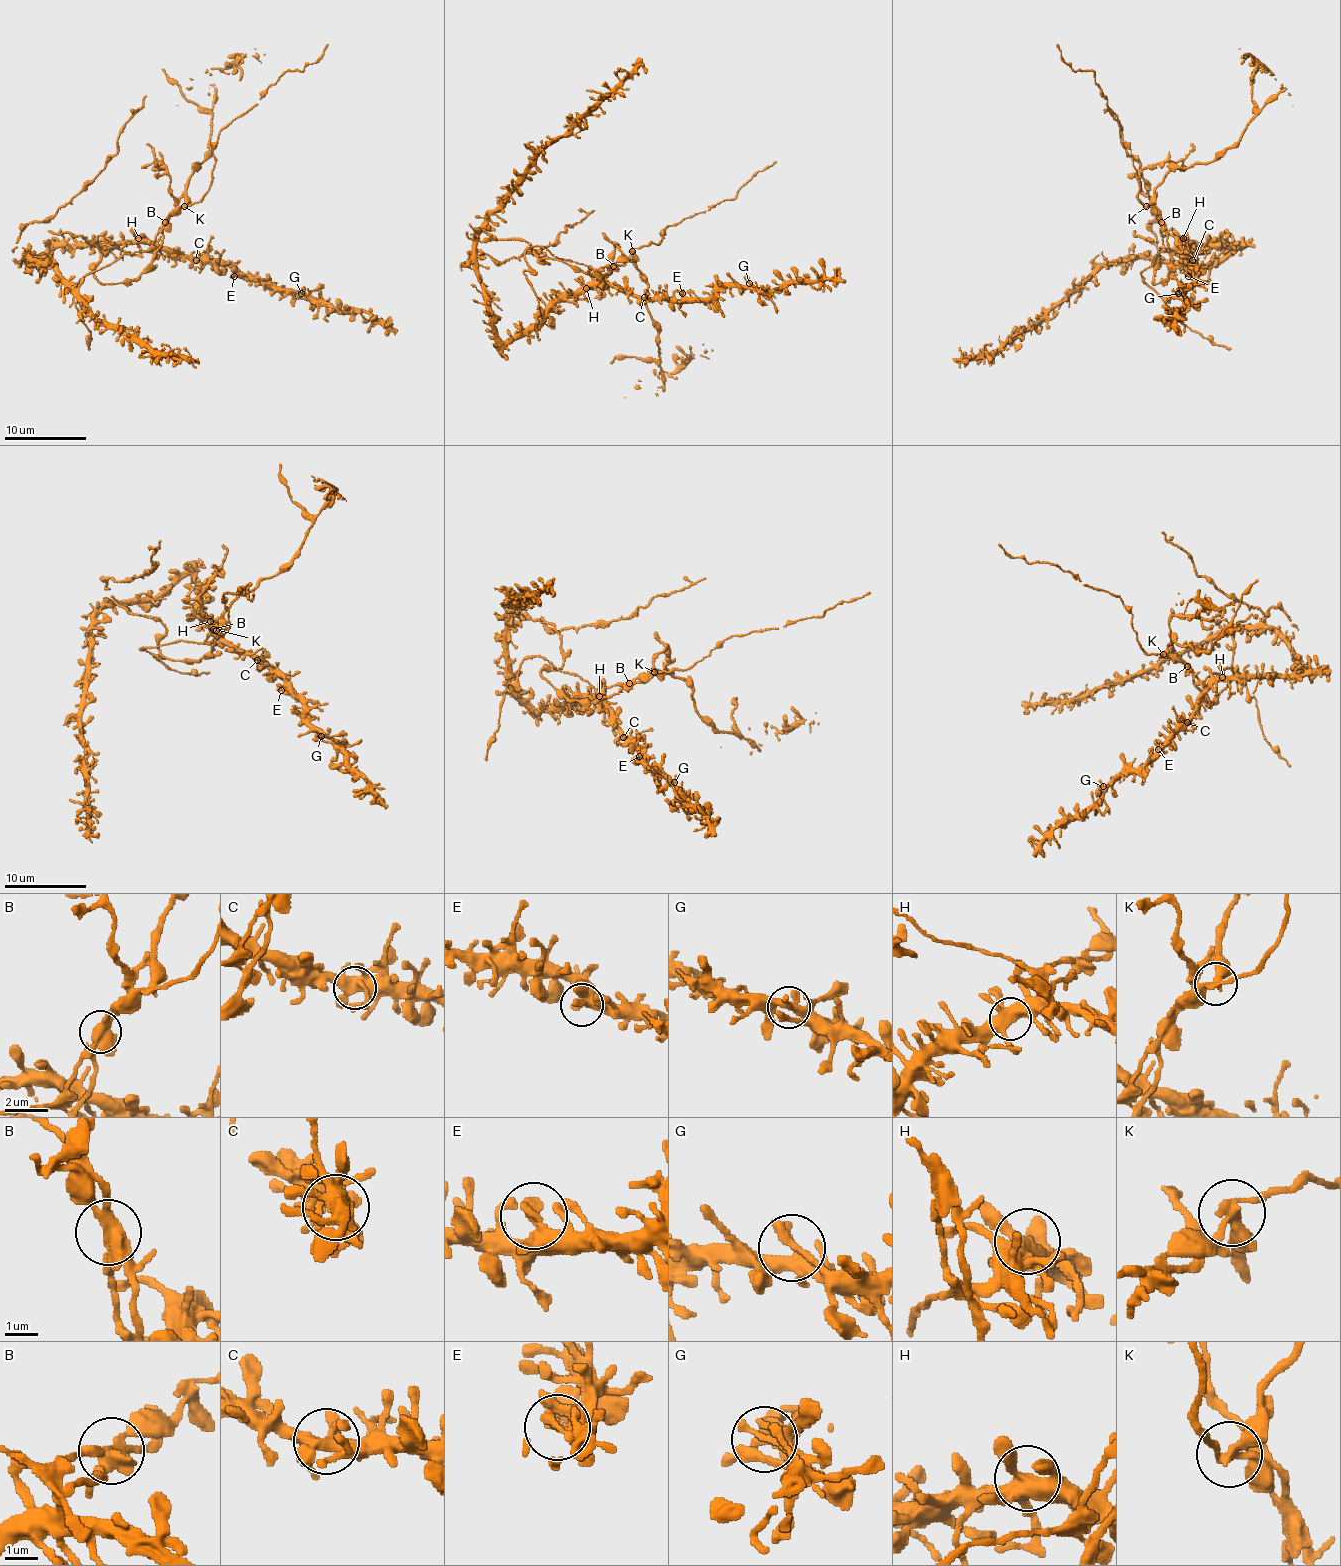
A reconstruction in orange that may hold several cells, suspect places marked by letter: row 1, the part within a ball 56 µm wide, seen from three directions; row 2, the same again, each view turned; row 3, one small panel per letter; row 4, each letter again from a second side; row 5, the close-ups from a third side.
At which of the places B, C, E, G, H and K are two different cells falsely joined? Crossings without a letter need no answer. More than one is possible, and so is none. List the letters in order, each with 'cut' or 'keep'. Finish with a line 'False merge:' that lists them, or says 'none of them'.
B: cut
C: keep
E: keep
G: keep
H: keep
K: cut
False merge: B, K

